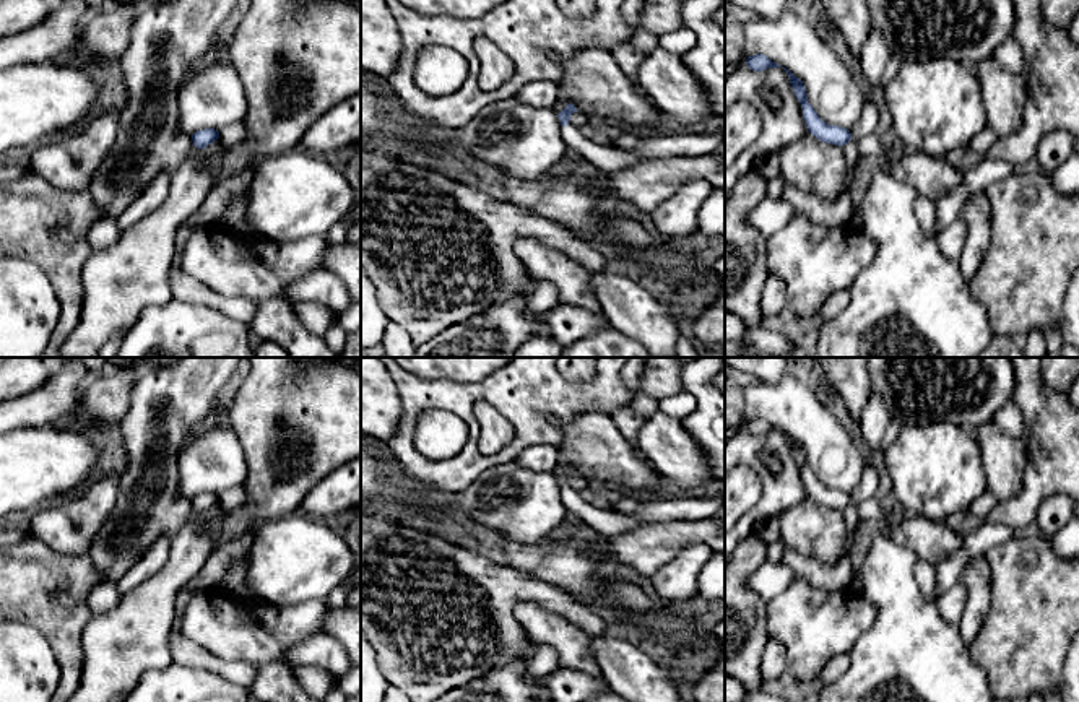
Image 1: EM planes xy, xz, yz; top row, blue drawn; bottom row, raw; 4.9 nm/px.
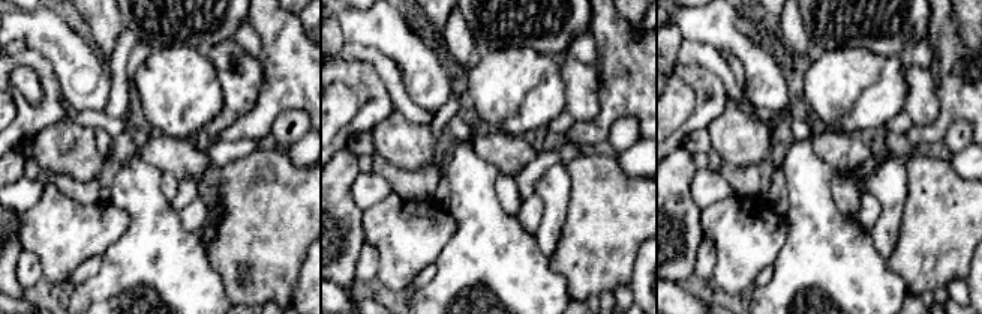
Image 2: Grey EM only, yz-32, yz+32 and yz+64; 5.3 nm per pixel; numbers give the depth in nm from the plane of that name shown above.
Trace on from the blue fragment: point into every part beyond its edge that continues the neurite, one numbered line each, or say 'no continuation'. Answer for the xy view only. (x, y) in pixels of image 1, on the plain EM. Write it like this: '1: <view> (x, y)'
no continuation

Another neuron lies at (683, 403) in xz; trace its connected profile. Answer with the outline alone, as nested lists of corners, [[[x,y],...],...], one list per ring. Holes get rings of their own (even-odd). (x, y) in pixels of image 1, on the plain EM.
[[[679,392],[676,395],[660,400],[658,413],[670,414],[682,419],[691,414],[697,406],[697,400],[689,392]]]

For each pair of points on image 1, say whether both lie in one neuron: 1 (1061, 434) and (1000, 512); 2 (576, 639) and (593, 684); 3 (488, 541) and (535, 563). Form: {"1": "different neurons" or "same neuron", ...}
{"1": "same neuron", "2": "different neurons", "3": "same neuron"}

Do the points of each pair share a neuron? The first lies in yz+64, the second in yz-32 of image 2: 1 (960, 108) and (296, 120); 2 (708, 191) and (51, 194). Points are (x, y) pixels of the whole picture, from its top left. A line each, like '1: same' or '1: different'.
1: different
2: different

